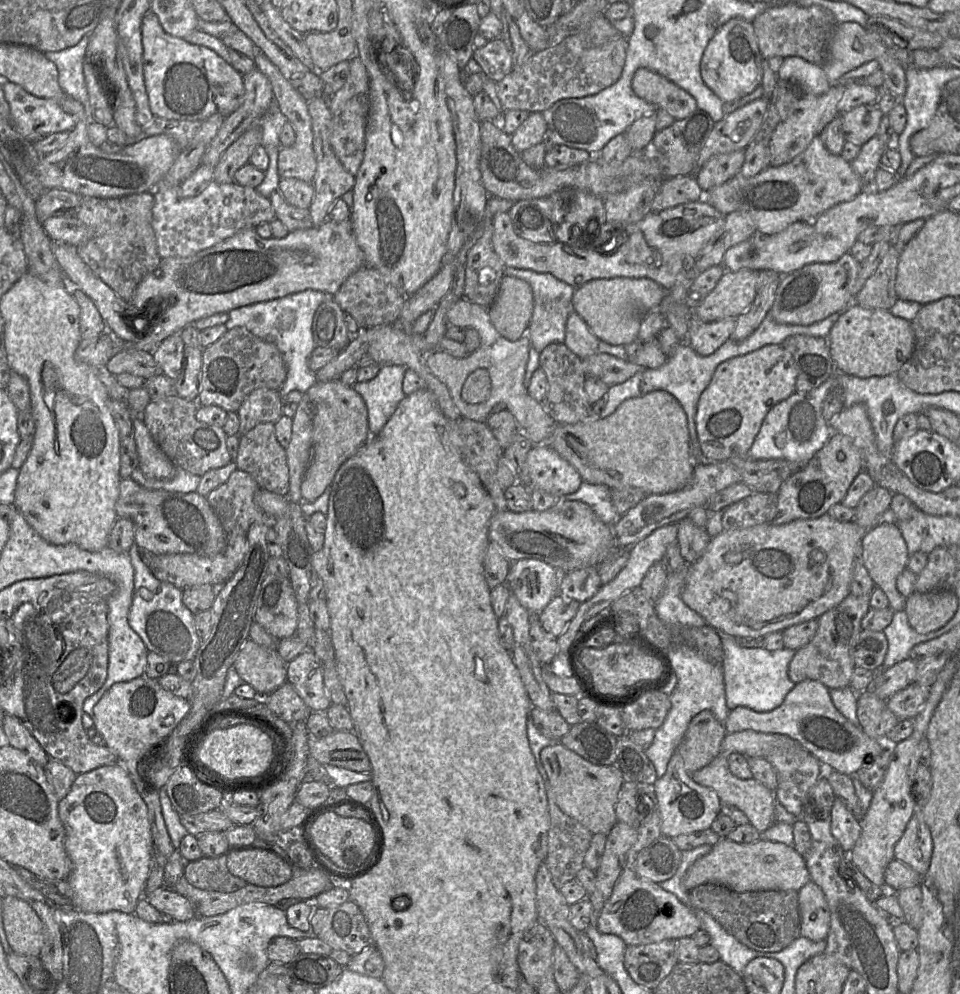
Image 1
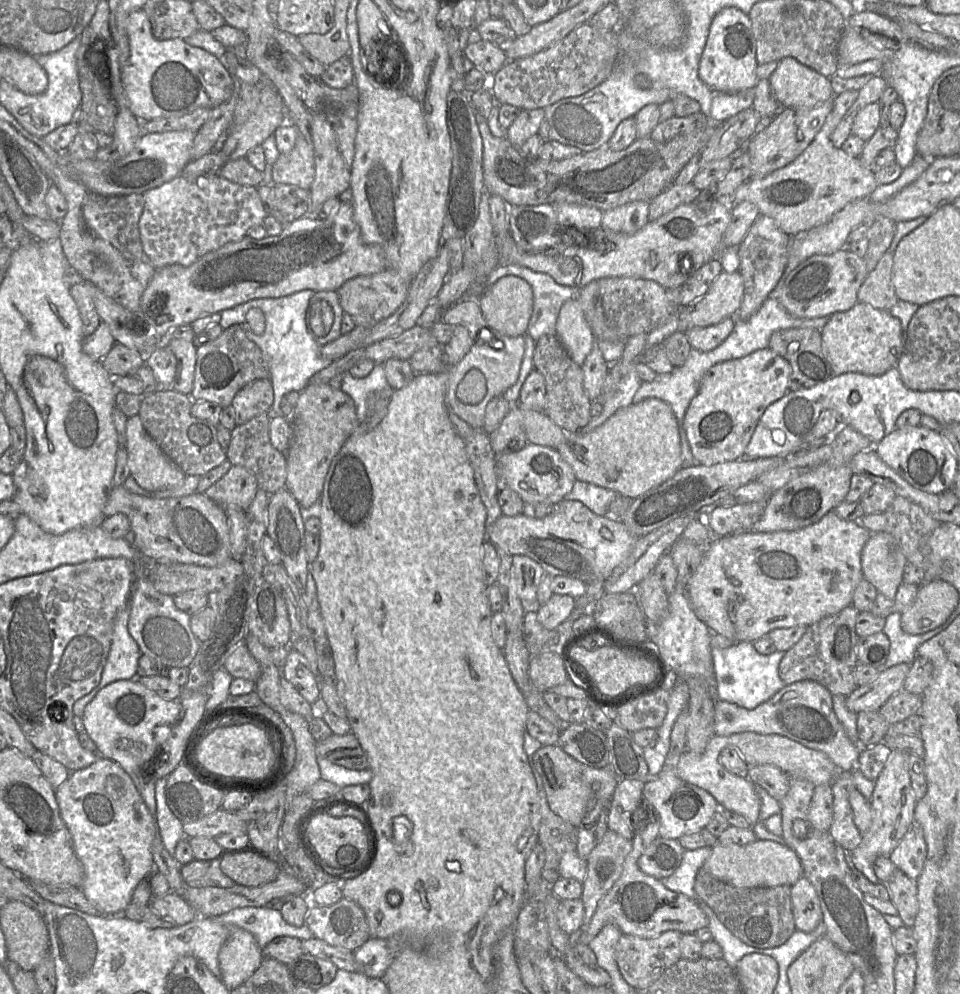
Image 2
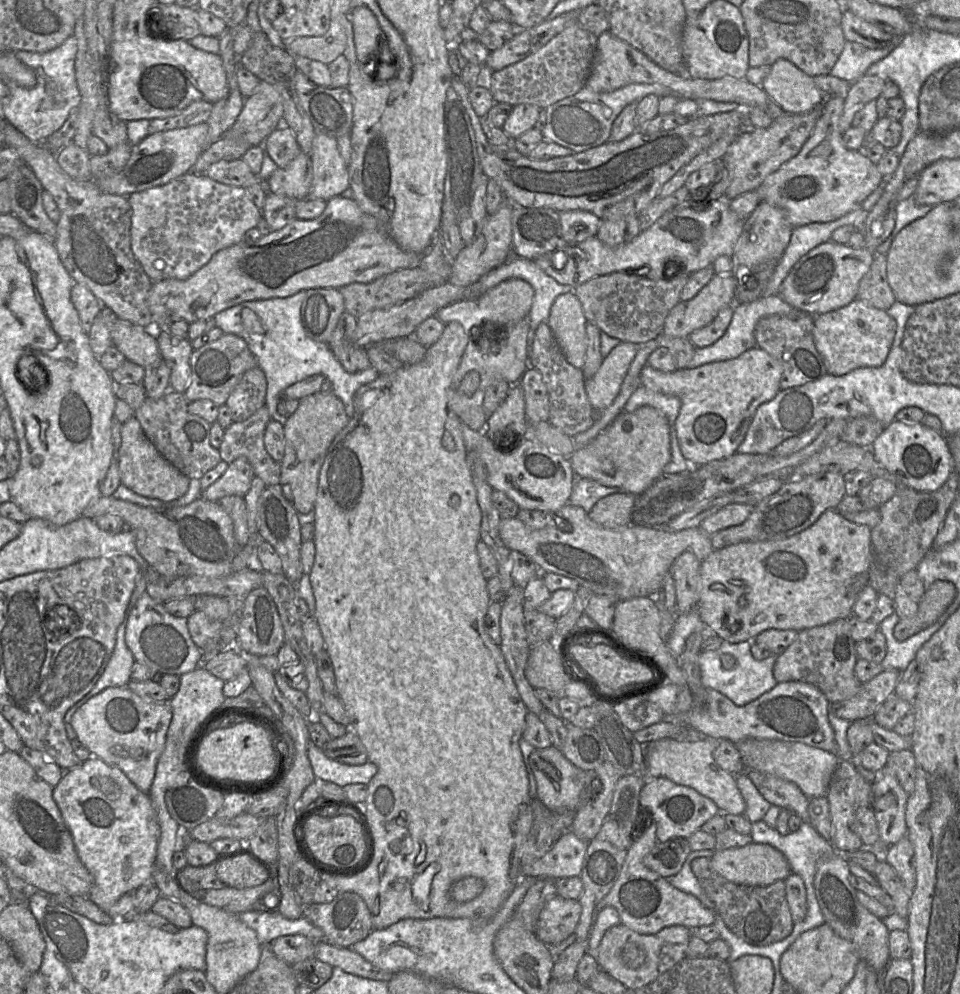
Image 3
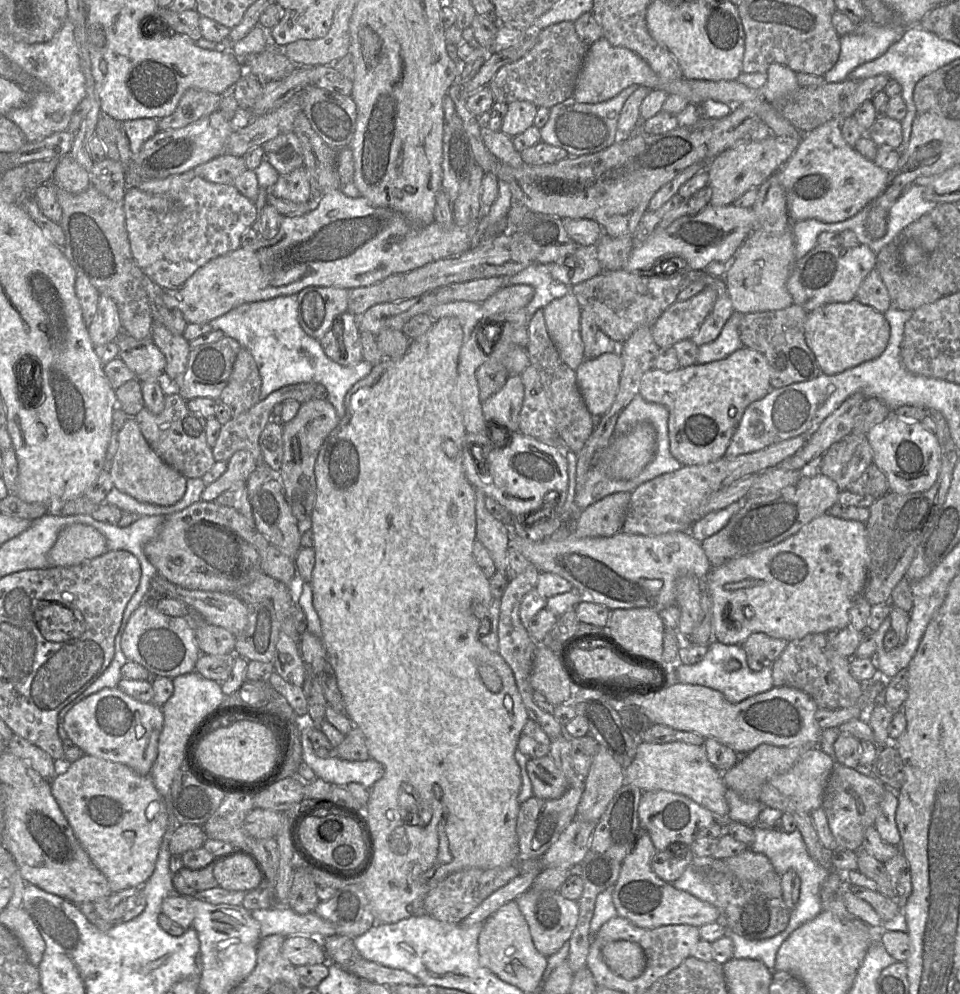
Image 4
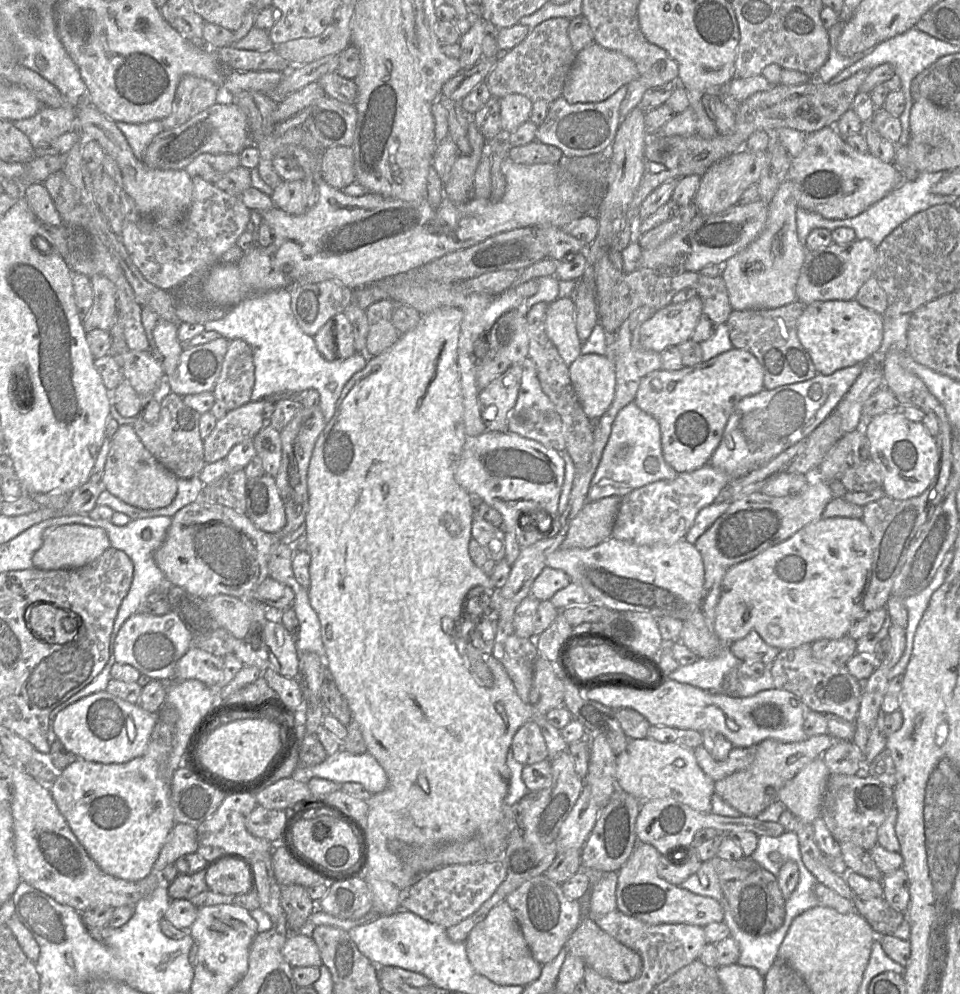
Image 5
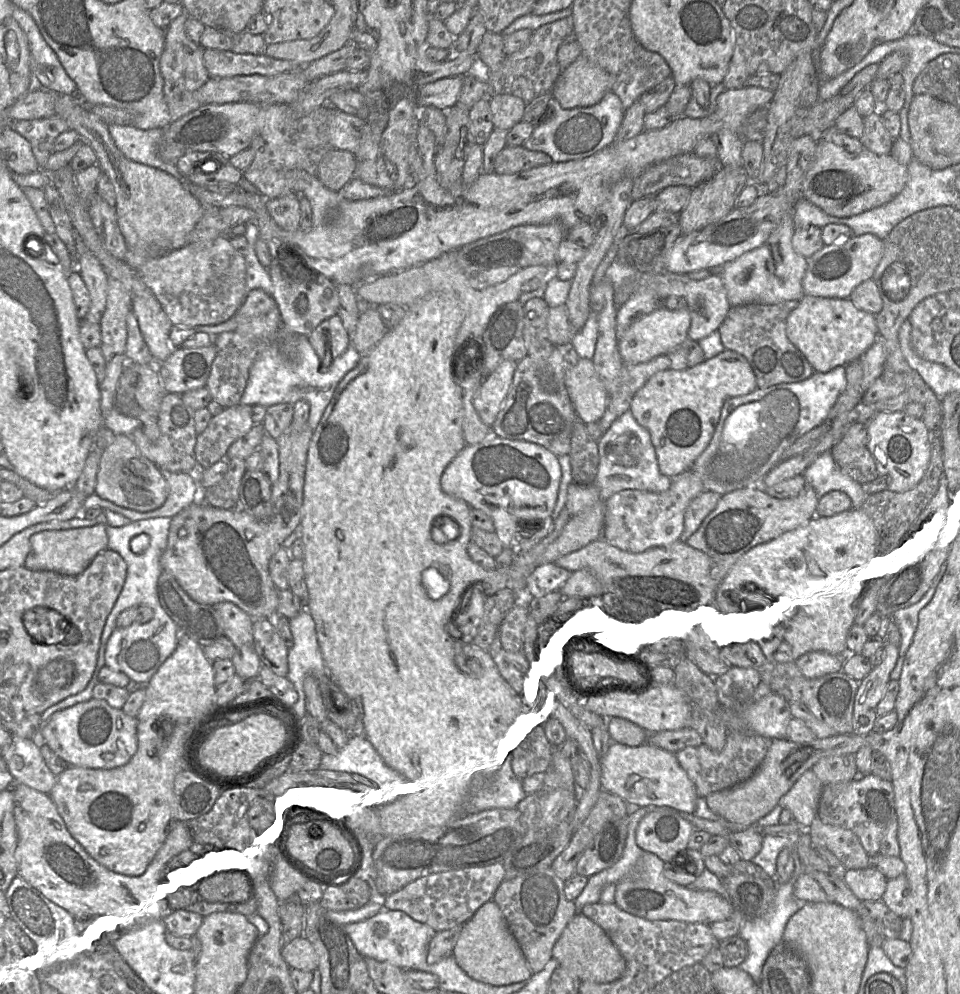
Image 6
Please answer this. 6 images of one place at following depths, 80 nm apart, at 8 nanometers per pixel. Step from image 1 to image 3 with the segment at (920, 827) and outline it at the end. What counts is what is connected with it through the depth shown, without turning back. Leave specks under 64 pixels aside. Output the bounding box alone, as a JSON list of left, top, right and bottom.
[880,835,916,892]

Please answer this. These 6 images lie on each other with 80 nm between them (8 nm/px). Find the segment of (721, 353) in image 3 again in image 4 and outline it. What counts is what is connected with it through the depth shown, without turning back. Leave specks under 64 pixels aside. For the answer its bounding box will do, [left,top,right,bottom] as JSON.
[697,311,744,364]

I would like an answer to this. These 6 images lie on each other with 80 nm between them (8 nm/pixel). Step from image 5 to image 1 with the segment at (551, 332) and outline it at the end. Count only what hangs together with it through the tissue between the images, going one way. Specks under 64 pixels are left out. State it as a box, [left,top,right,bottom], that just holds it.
[564,312,600,359]

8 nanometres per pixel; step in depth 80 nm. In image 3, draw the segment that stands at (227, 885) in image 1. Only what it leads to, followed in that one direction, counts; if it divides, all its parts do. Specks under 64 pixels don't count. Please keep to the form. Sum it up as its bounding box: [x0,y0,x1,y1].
[176,865,226,894]

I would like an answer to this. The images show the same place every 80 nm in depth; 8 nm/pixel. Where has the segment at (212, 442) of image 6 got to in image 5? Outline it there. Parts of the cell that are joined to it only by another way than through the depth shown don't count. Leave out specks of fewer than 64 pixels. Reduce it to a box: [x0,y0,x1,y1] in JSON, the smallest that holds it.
[203,394,299,464]

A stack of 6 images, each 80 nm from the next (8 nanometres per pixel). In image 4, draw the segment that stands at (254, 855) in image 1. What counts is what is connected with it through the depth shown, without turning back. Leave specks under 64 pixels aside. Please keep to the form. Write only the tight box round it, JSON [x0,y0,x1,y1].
[213,855,263,891]

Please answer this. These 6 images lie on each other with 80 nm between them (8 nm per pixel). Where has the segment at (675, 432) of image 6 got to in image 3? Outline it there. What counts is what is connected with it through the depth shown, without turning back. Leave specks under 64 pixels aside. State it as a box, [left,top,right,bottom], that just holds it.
[640,347,782,465]

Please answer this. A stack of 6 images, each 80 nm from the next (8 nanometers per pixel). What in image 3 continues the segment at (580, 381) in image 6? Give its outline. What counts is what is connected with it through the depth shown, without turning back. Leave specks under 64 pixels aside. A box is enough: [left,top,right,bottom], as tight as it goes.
[585,342,638,410]

